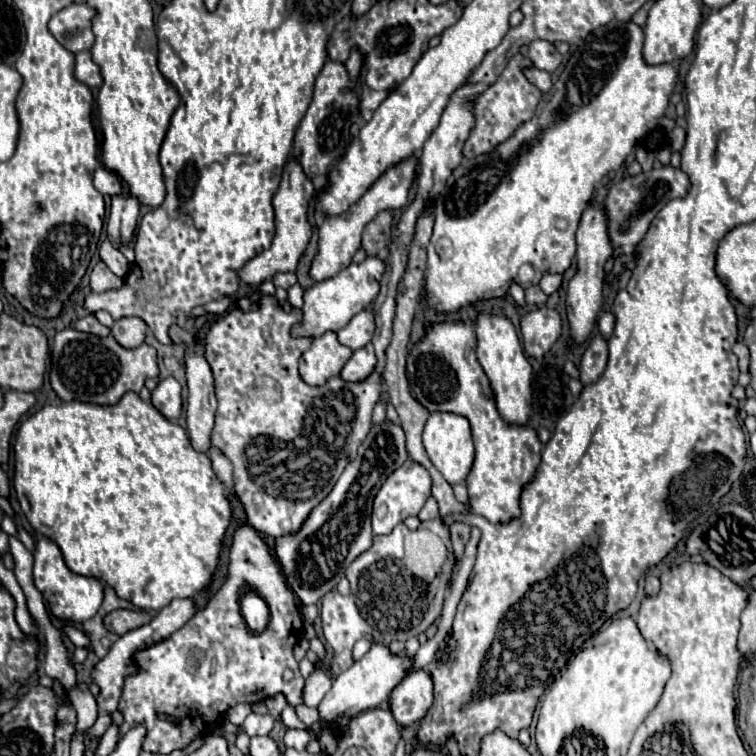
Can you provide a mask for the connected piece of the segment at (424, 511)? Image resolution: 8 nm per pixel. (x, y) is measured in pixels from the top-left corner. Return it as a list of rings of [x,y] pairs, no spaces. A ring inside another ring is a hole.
[[[429,498],[429,500],[425,502],[425,506],[421,508],[421,512],[419,512],[419,518],[421,518],[421,520],[431,520],[431,518],[437,518],[437,516],[439,516],[437,502],[435,502],[433,498]]]

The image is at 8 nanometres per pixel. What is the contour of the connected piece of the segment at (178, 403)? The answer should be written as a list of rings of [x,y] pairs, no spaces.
[[[169,376],[157,384],[157,388],[151,392],[153,406],[167,416],[169,420],[177,420],[183,410],[183,398],[181,398],[181,384]]]

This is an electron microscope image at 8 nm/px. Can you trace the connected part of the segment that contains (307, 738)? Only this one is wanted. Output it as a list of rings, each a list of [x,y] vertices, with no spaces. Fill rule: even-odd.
[[[289,728],[283,736],[283,742],[285,746],[289,748],[295,748],[295,750],[305,750],[307,744],[315,738],[315,732],[311,728],[305,728],[305,730],[295,730],[295,728]]]

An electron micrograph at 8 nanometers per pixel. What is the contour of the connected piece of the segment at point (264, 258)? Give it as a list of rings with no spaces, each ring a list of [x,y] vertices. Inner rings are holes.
[[[291,158],[289,164],[283,170],[283,180],[281,186],[273,198],[273,208],[275,208],[275,238],[271,242],[271,246],[267,250],[263,250],[261,254],[257,254],[255,258],[251,258],[243,268],[237,270],[237,276],[251,284],[251,286],[259,286],[263,280],[271,280],[277,272],[295,272],[297,262],[301,258],[301,254],[307,248],[307,242],[313,234],[309,218],[307,218],[307,210],[309,210],[309,202],[315,194],[315,188],[311,184],[311,180],[307,180],[307,176],[303,174],[303,168]]]

